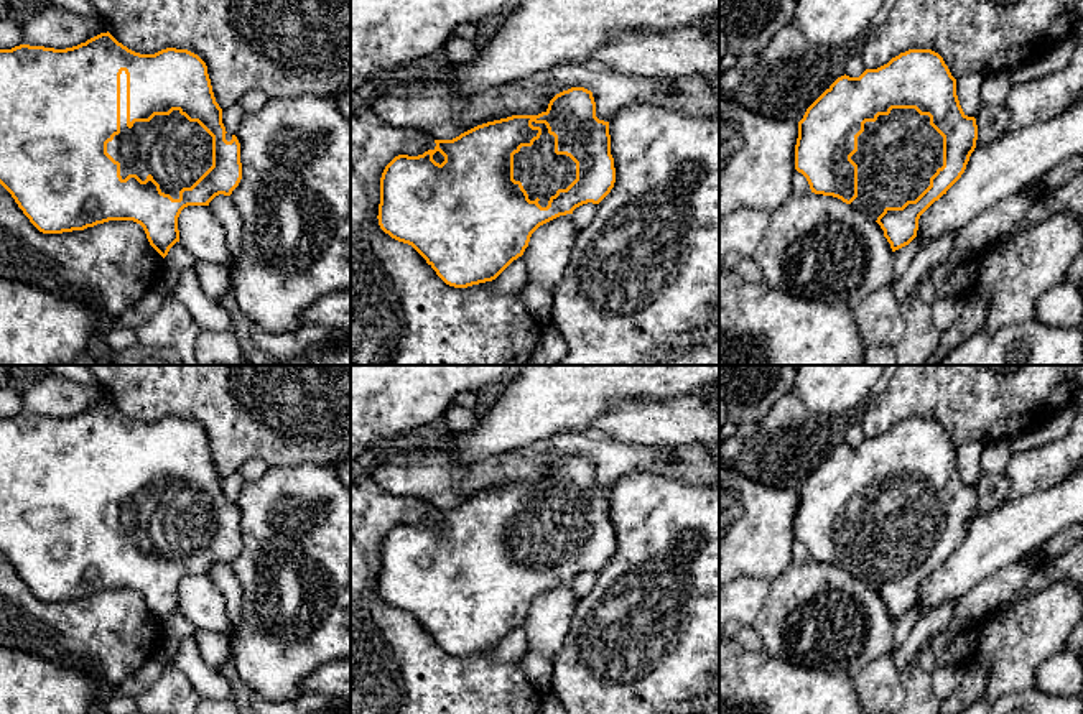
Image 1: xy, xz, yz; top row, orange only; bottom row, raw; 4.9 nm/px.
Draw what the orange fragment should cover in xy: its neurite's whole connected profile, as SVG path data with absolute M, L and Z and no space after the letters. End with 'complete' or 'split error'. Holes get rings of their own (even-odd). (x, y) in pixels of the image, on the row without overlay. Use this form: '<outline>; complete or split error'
M109 400L100 401L87 408L86 411L66 418L30 415L30 413L20 413L12 418L0 418L0 553L12 563L18 576L40 600L63 602L72 599L84 599L87 596L94 596L97 592L104 592L109 589L133 589L143 596L150 614L165 627L170 617L176 610L179 610L178 586L181 579L188 574L209 574L209 571L219 563L230 564L232 559L239 554L240 548L242 548L240 512L235 503L225 500L225 495L222 492L222 477L216 471L211 447L207 443L207 434L198 423L188 418L176 418L176 416L166 416L155 423L140 423L119 411Z; split error

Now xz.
M571 456L538 484L477 494L418 525L398 523L380 546L379 594L411 614L449 655L495 648L523 624L532 602L583 573L599 573L614 556L609 490L596 485L593 461Z; split error

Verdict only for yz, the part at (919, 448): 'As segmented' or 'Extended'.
Extended

